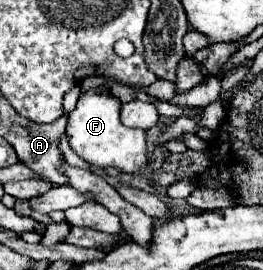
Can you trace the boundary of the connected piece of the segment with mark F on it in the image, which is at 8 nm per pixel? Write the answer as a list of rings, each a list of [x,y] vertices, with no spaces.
[[[88,90],[80,94],[76,108],[70,112],[66,136],[70,148],[92,166],[118,168],[126,174],[140,174],[148,164],[146,132],[140,128],[126,128],[120,122],[120,100],[108,92]]]

